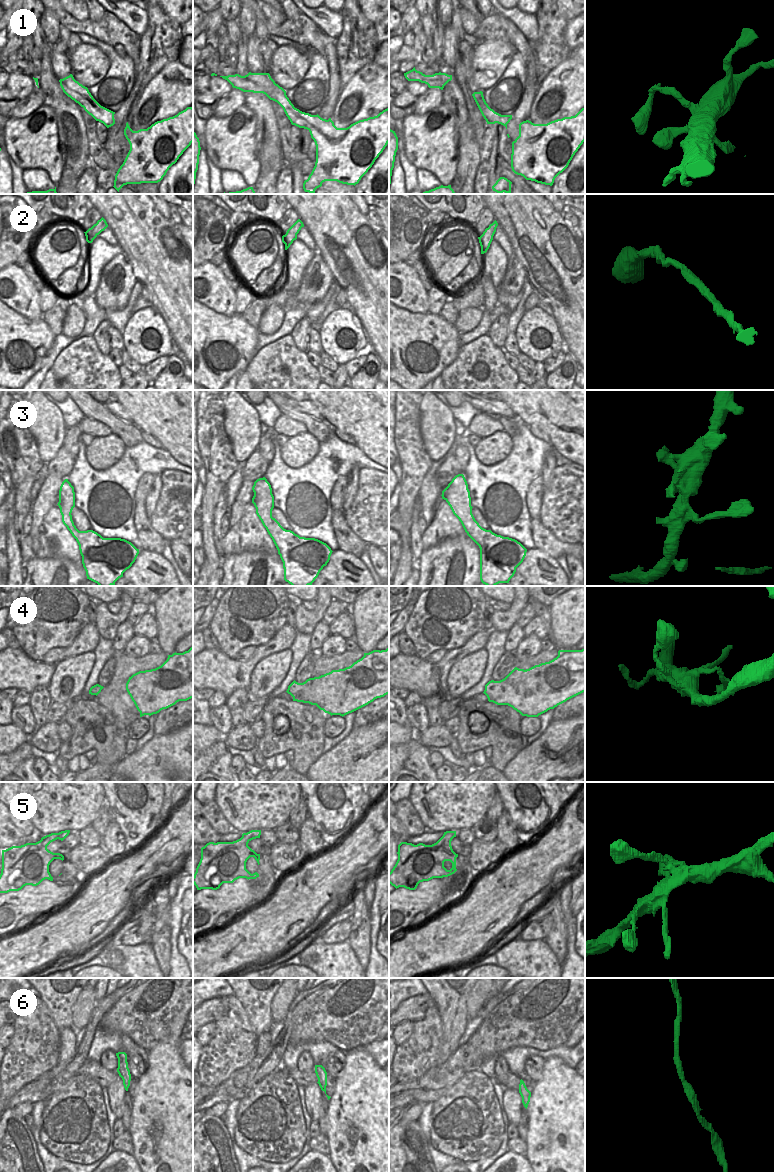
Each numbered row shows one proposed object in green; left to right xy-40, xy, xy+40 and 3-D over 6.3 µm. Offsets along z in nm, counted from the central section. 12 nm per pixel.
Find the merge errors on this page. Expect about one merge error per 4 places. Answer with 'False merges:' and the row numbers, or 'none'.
False merges: none

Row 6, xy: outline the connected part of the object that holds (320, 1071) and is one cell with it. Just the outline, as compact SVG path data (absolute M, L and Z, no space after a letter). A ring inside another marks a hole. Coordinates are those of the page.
M315 1065L315 1073L318 1078L318 1084L322 1091L326 1094L326 1086L327 1086L327 1072L322 1065ZM326 1094L328 1100L331 1098Z

